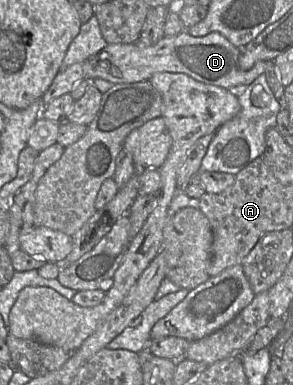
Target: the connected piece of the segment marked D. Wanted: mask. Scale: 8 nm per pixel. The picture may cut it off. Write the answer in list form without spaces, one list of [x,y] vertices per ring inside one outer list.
[[[183,31],[176,36],[164,37],[152,46],[137,42],[108,44],[83,63],[83,77],[87,81],[101,78],[115,85],[149,81],[155,73],[183,73],[198,82],[227,89],[238,97],[248,85],[264,74],[266,63],[259,61],[250,70],[242,71],[238,68],[240,53],[241,49],[218,32],[193,37]]]

